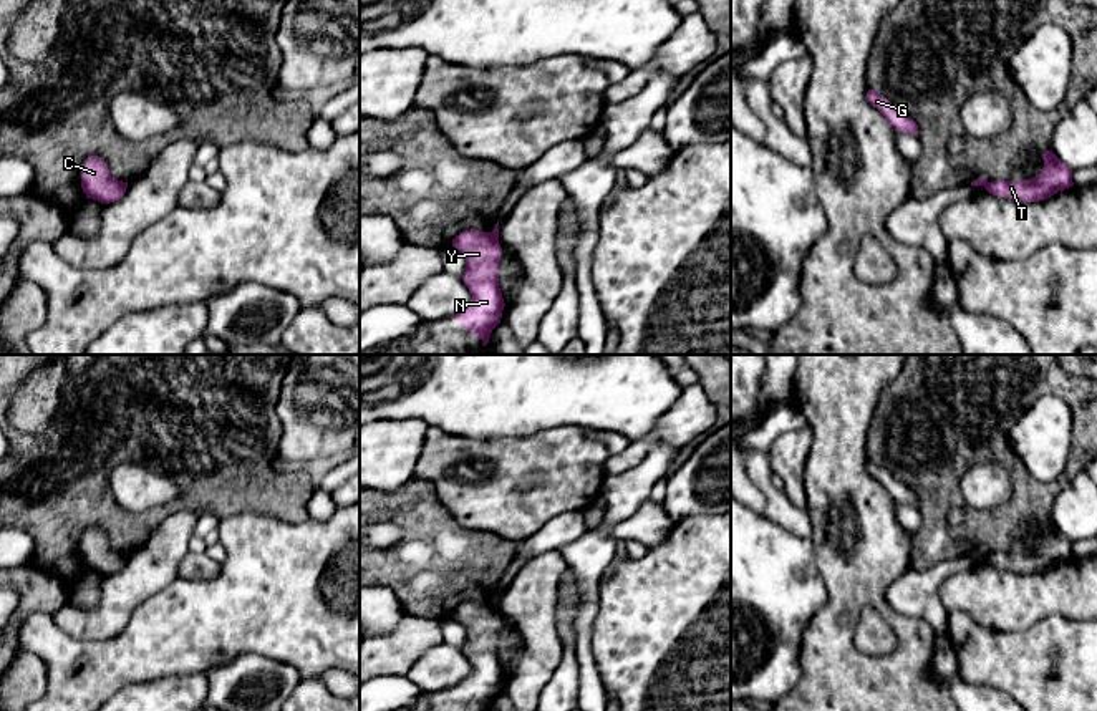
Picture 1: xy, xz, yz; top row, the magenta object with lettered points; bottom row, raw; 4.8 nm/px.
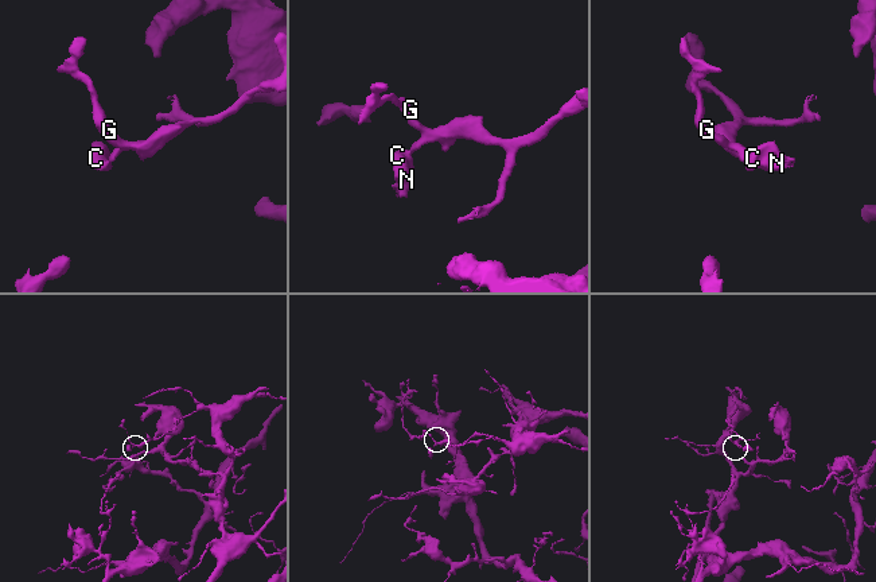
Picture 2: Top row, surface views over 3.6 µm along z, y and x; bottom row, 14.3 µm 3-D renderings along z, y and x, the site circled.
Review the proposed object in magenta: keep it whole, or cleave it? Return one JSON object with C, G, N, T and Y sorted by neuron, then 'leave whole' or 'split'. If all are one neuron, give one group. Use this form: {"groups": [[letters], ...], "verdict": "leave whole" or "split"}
{"groups": [["C", "N", "T", "Y"], ["G"]], "verdict": "split"}

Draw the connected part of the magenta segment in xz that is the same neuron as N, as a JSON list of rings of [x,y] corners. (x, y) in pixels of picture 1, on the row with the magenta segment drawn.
[[[476,229],[456,235],[452,247],[466,257],[462,280],[472,293],[471,303],[452,318],[459,320],[467,331],[477,335],[486,346],[492,330],[500,323],[505,307],[499,288],[502,247],[491,232]]]

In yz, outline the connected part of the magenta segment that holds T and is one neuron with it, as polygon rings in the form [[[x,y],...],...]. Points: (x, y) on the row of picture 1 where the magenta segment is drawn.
[[[1052,151],[1042,154],[1044,167],[1029,181],[993,181],[984,189],[998,197],[1009,197],[1019,202],[1039,202],[1059,191],[1069,189],[1072,169],[1067,167]]]

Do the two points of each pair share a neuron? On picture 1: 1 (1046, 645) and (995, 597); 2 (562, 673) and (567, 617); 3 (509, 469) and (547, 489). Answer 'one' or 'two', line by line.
1: two
2: two
3: one

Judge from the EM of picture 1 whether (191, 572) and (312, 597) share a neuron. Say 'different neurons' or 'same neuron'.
different neurons

